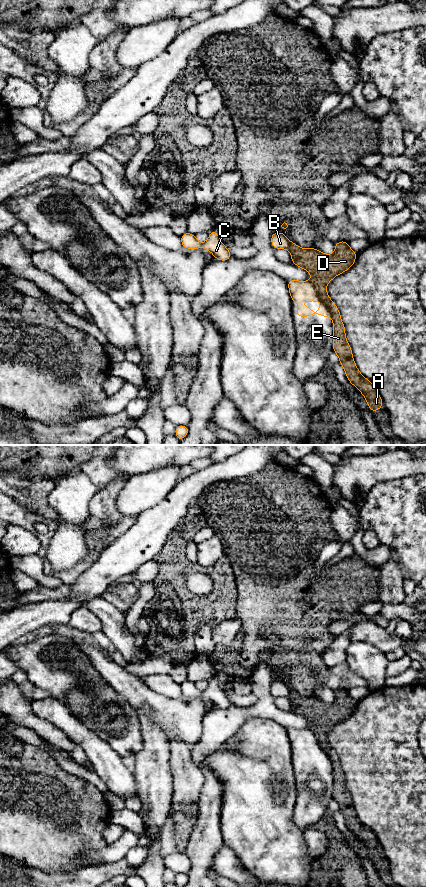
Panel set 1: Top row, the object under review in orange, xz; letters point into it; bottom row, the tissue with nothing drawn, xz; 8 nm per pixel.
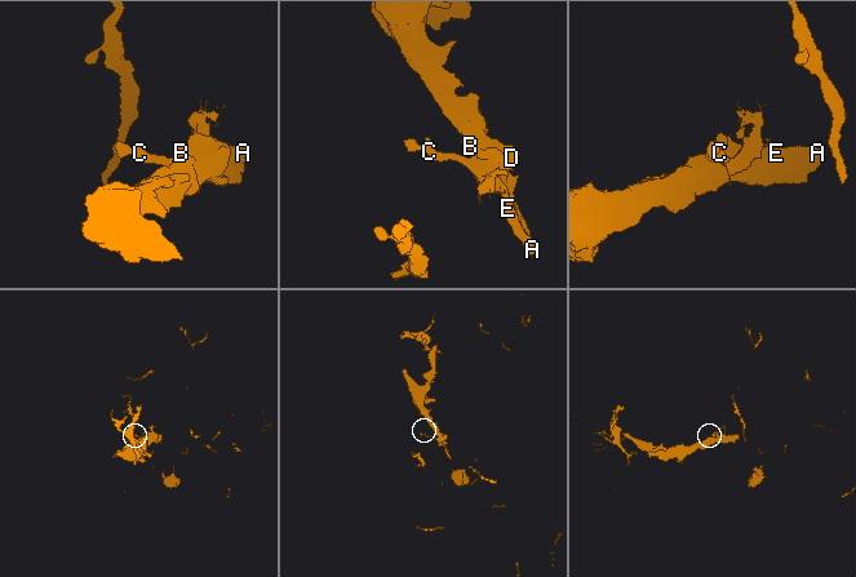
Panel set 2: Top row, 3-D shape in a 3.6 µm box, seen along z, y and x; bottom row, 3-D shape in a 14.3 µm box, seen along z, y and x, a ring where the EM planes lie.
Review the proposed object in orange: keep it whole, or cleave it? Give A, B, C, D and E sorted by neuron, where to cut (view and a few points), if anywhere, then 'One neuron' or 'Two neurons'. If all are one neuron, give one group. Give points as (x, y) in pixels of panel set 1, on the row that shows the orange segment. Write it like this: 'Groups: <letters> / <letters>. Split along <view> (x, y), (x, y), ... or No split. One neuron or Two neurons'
Groups: A D E / B C. Split along xz (311, 281), (320, 299), (332, 316). Two neurons

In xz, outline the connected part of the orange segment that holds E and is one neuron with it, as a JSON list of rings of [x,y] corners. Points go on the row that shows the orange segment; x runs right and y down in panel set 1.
[[[347,241],[335,243],[335,252],[332,255],[324,254],[312,247],[303,249],[291,242],[291,262],[298,267],[307,270],[312,275],[311,282],[316,286],[321,300],[327,306],[333,319],[333,351],[339,356],[348,381],[359,390],[371,412],[383,408],[383,401],[376,387],[366,379],[356,367],[351,347],[345,337],[345,326],[341,320],[341,314],[336,304],[327,294],[326,285],[337,275],[349,270],[354,264],[357,253],[348,245]]]

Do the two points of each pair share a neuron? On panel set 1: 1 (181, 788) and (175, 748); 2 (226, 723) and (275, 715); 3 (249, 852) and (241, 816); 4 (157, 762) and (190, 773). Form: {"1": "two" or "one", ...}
{"1": "one", "2": "one", "3": "one", "4": "two"}

